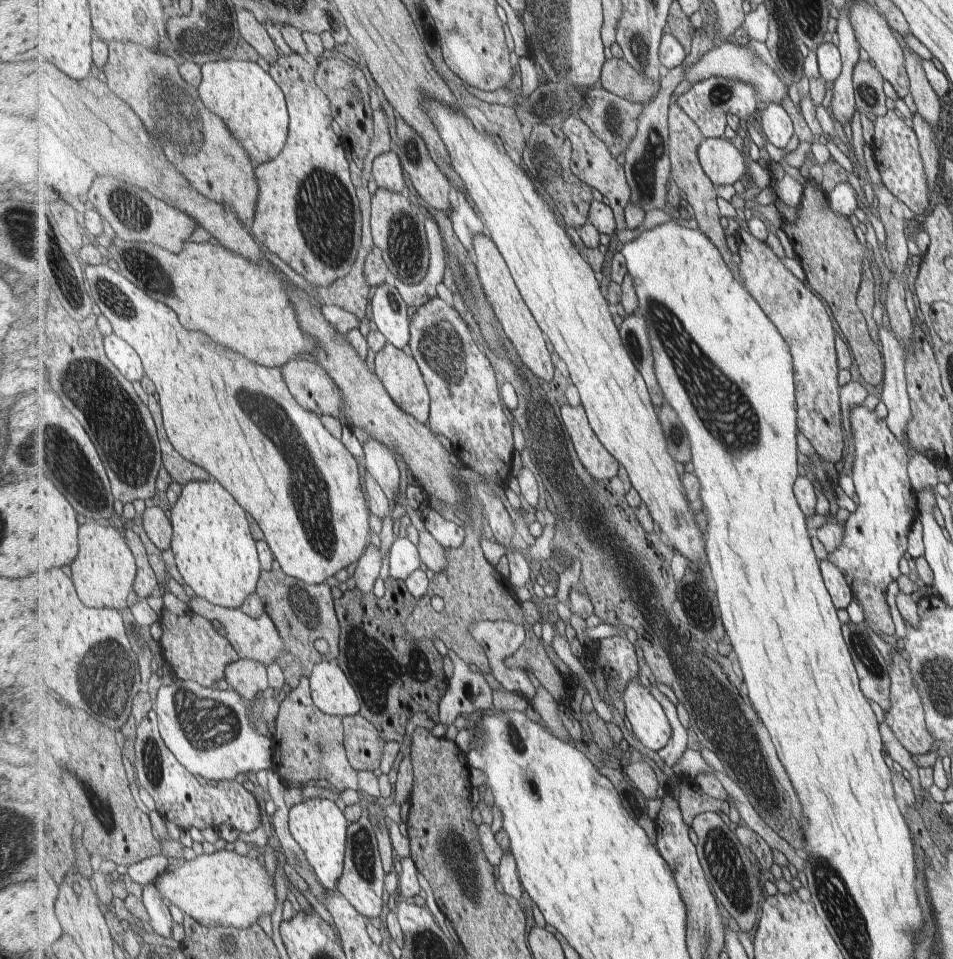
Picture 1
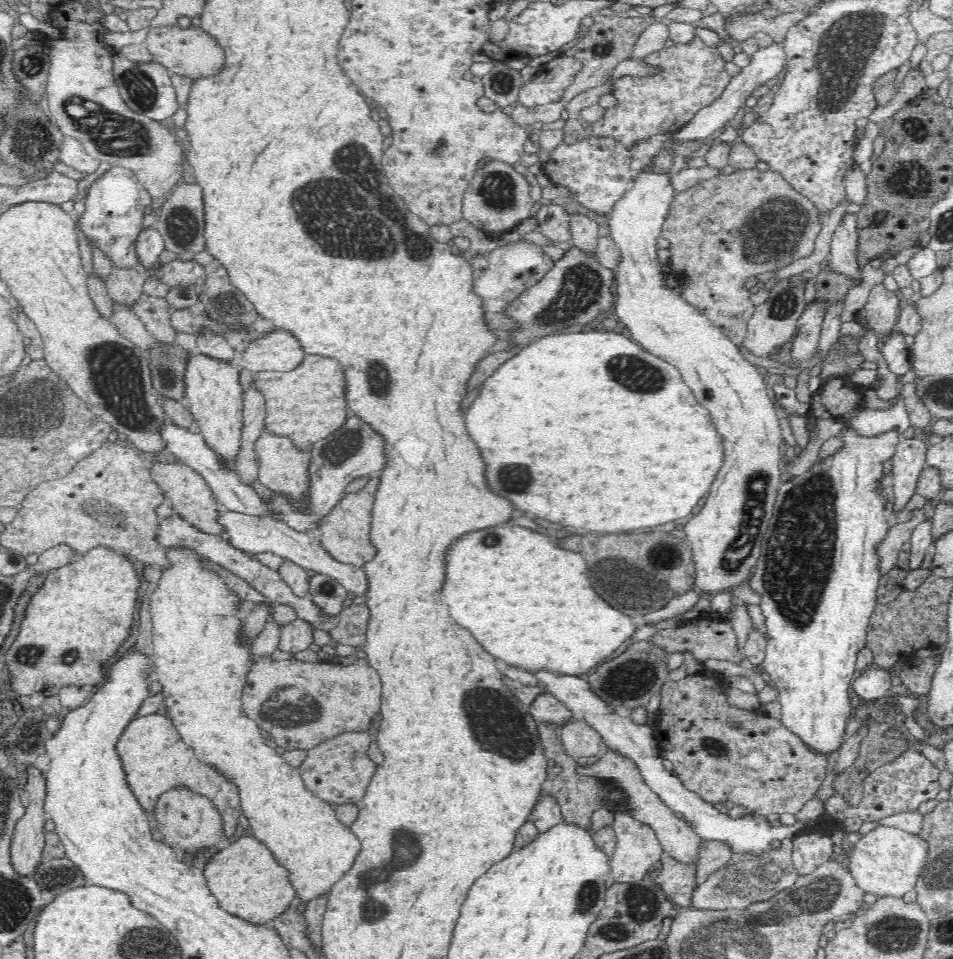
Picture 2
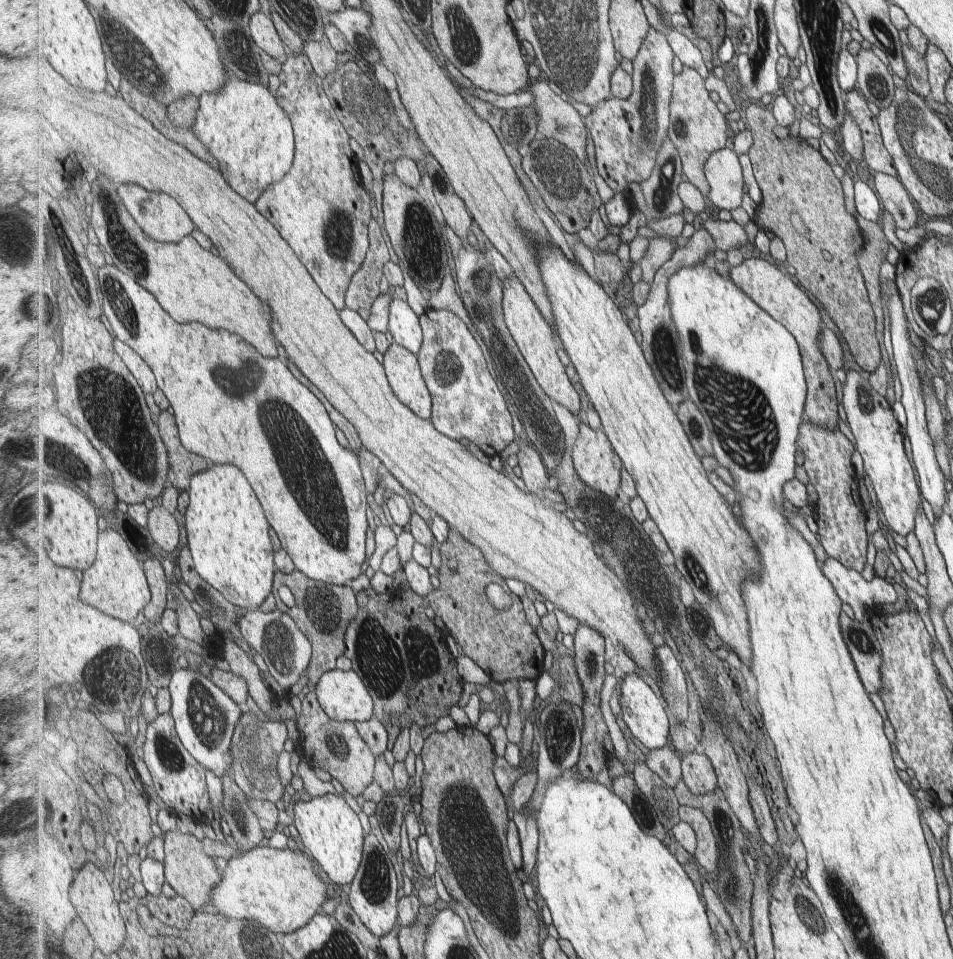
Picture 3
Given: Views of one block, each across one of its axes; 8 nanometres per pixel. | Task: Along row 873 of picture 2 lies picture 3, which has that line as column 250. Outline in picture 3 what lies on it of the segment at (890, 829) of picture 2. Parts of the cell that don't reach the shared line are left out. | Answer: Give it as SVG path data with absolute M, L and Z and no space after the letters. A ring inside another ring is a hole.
M293 845L281 850L259 846L251 852L235 854L227 862L222 872L223 882L217 884L213 890L211 910L218 911L227 918L259 922L267 930L283 935L297 932L300 928L307 926L316 914L321 914L321 905L327 900L327 884L318 874L321 866L306 850L295 849Z

